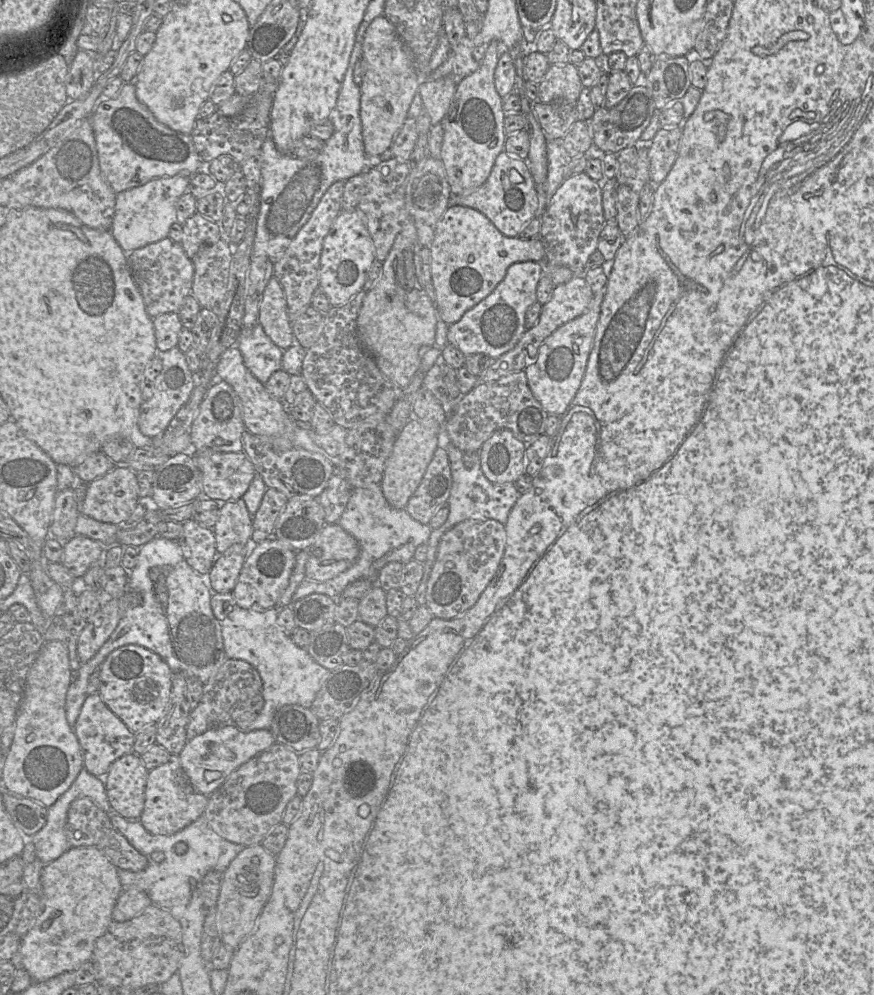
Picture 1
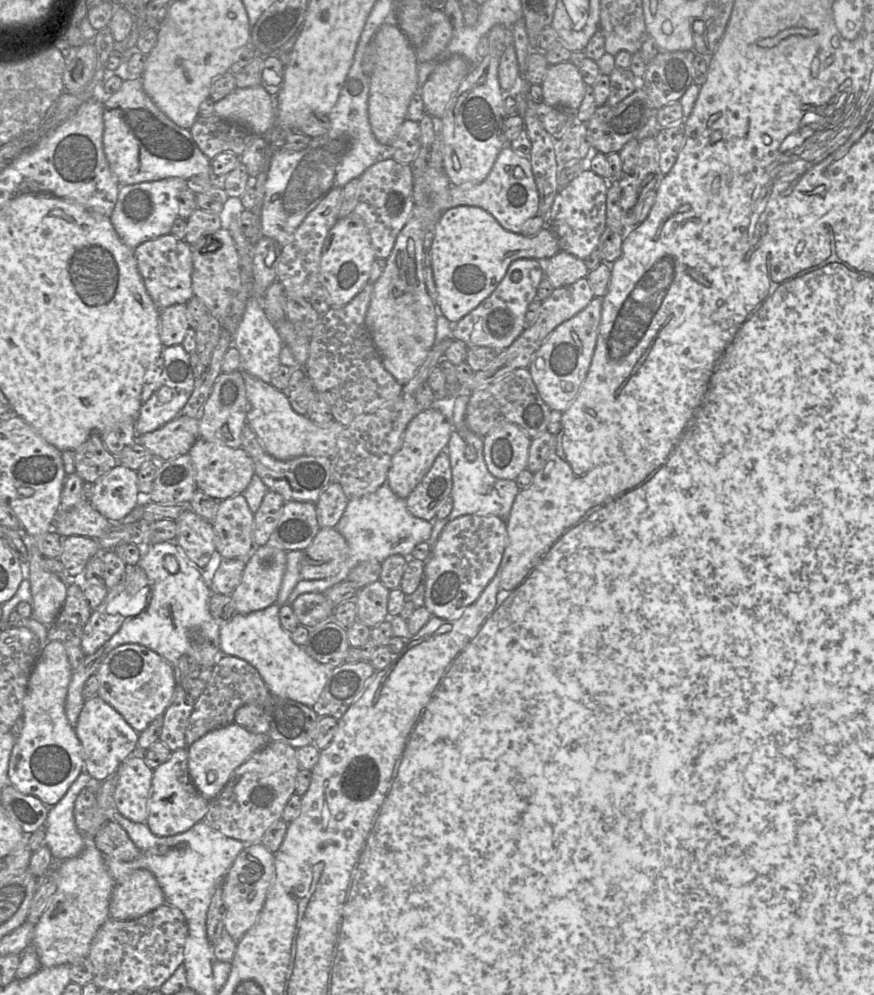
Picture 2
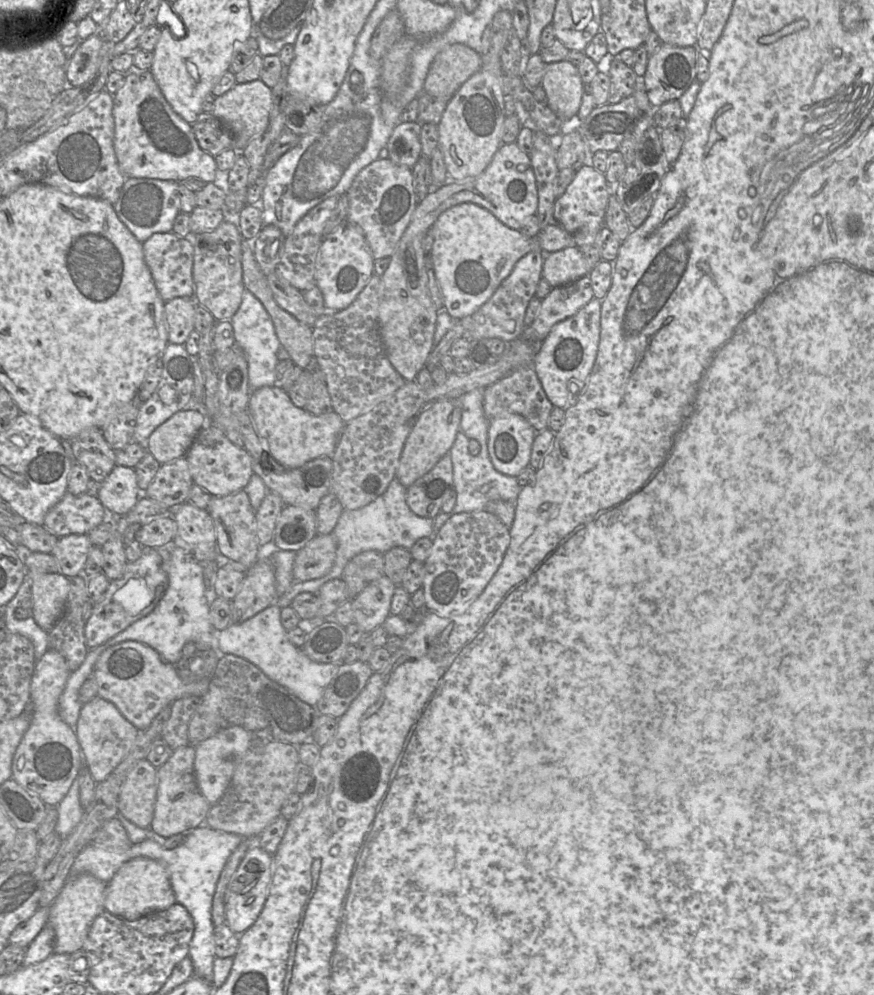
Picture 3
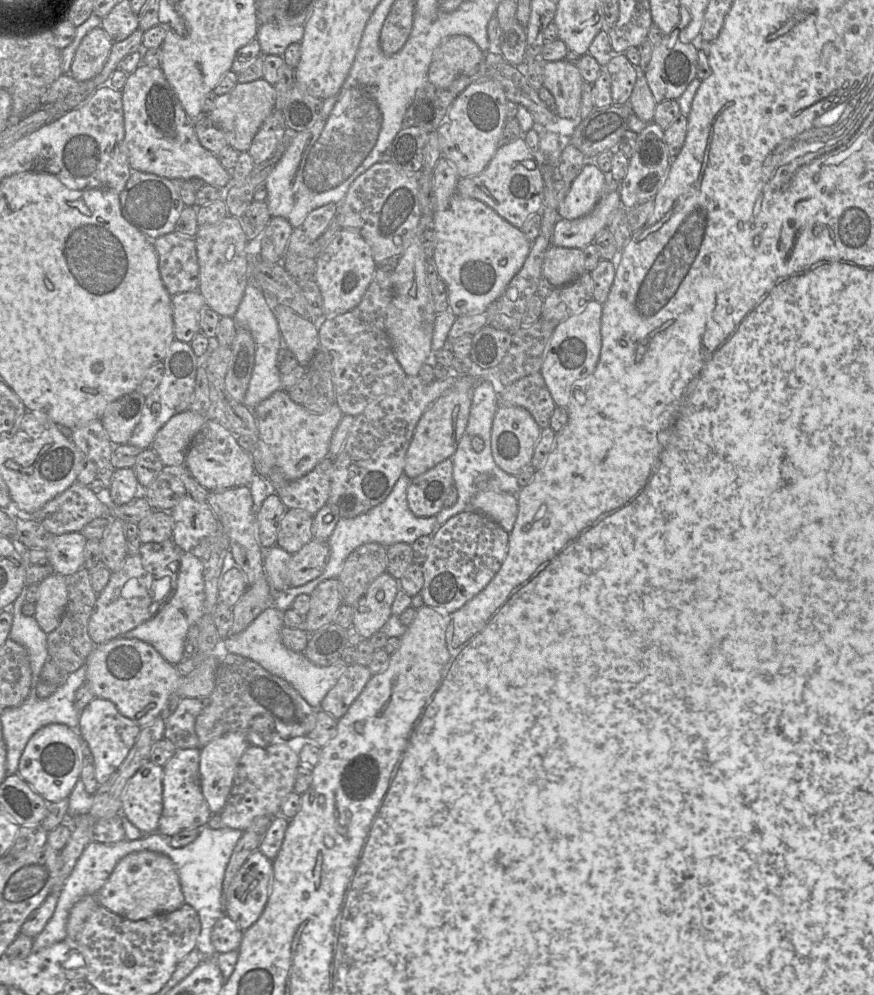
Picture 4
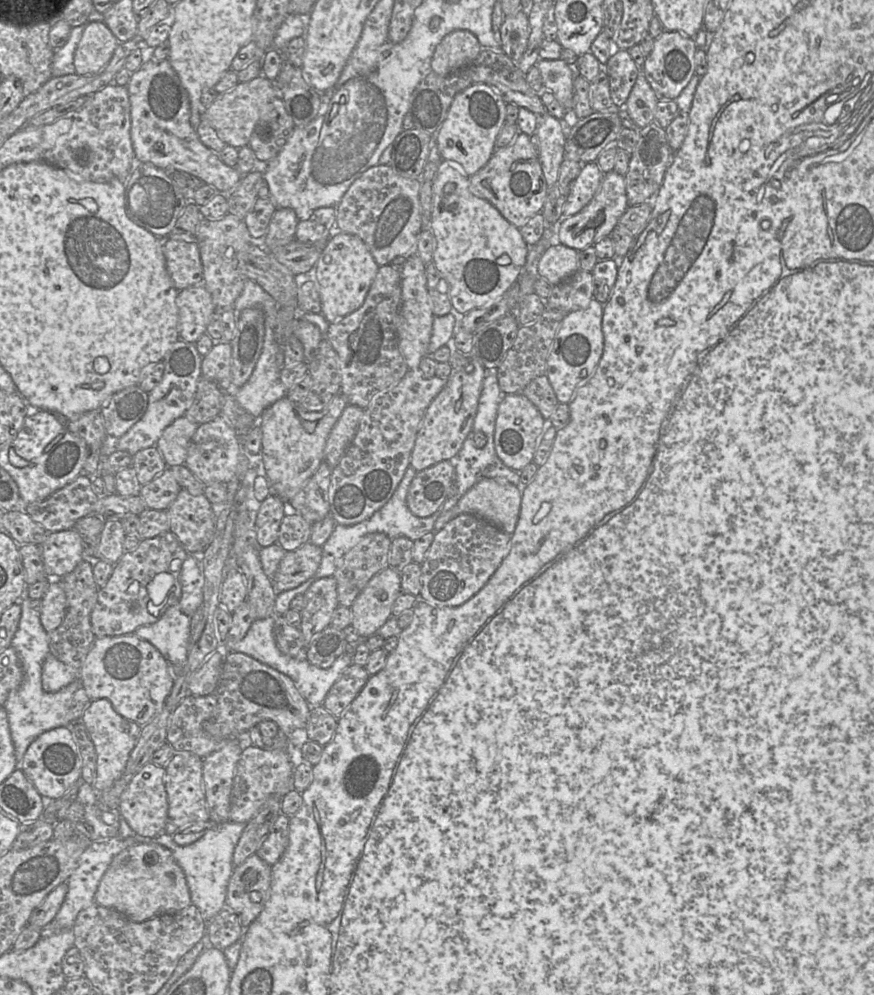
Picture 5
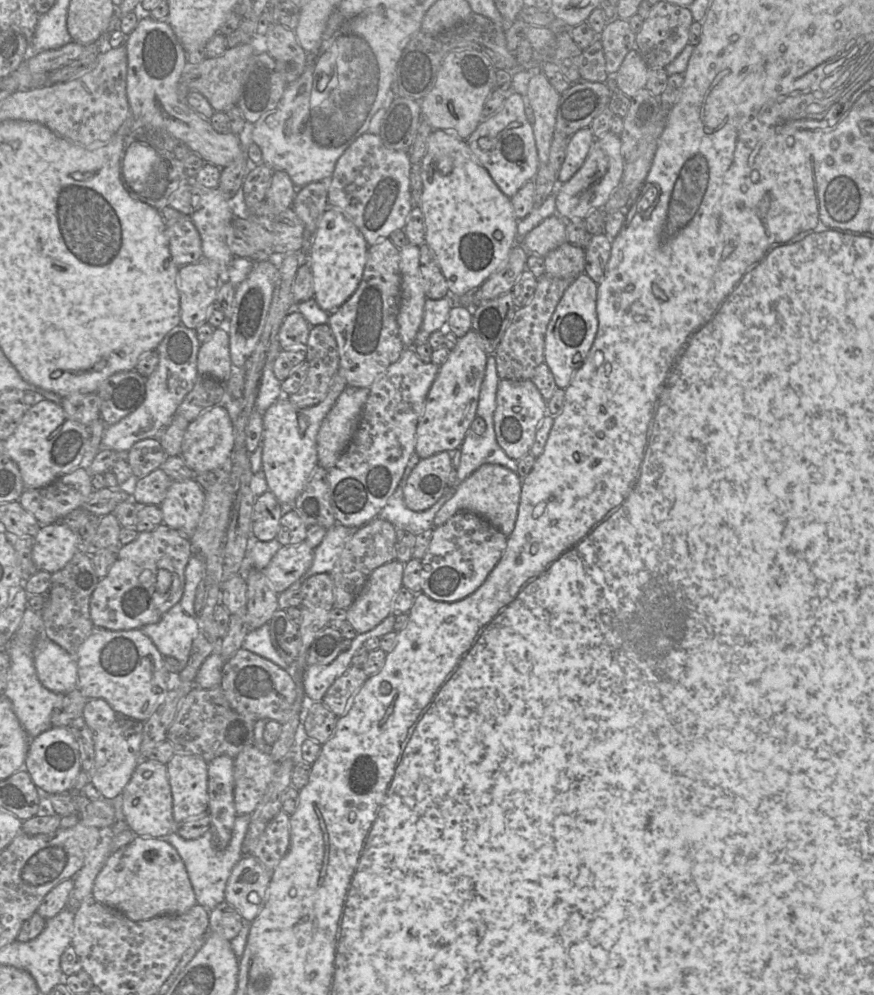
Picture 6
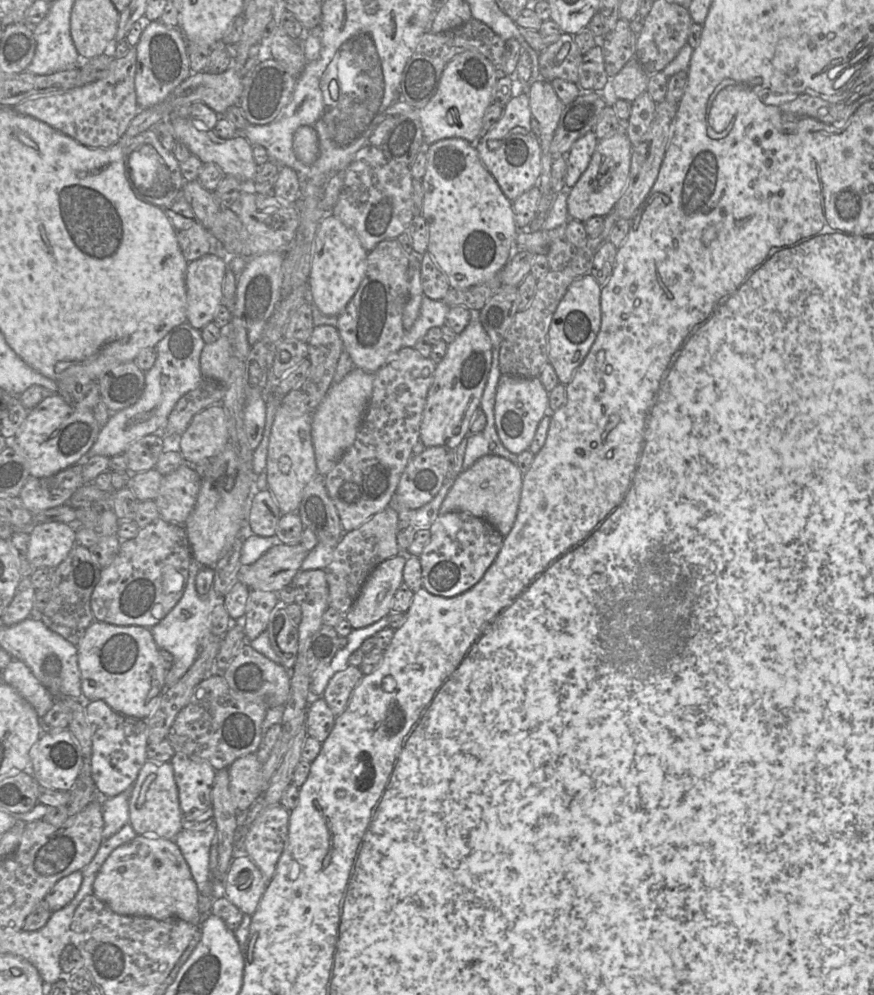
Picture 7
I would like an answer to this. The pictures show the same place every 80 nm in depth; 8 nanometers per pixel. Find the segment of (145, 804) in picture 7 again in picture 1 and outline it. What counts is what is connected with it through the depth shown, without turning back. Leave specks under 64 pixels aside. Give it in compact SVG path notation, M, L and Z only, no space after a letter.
M133 752L111 765L103 780L115 813L126 819L139 820L144 809L148 773L140 756Z

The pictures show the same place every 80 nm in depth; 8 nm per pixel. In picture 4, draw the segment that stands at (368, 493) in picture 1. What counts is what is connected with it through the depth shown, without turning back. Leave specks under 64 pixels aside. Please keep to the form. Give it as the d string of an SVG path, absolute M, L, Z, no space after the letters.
M402 473L388 497L367 512L353 518L341 518L337 522L332 535L328 539L330 548L329 560L323 573L316 579L297 587L289 586L284 591L274 594L273 606L281 612L292 608L293 601L300 594L310 595L318 584L327 579L337 579L347 557L359 546L366 543L380 543L391 546L395 543L412 545L418 538L433 534L438 529L436 516L418 517L413 514L407 501L407 491L411 479Z

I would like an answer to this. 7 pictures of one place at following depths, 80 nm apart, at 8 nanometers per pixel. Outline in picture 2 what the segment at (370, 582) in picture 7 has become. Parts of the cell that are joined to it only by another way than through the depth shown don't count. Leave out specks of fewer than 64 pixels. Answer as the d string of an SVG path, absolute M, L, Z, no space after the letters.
M376 581L360 589L355 597L357 621L373 628L389 618L388 597L390 590Z

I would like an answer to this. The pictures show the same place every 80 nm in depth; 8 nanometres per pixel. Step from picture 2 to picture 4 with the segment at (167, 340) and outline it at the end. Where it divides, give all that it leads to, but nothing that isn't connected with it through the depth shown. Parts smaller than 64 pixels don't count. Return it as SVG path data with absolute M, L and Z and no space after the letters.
M196 290L176 294L171 302L175 339L190 343L200 332L200 312L206 307L205 299Z

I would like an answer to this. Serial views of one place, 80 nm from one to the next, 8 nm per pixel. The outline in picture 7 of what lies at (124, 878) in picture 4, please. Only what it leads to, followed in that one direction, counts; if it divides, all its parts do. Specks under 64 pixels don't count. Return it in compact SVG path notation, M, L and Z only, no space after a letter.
M136 835L130 842L117 847L106 859L94 880L92 895L120 915L149 917L156 920L180 919L200 924L200 894L187 862L172 839Z

